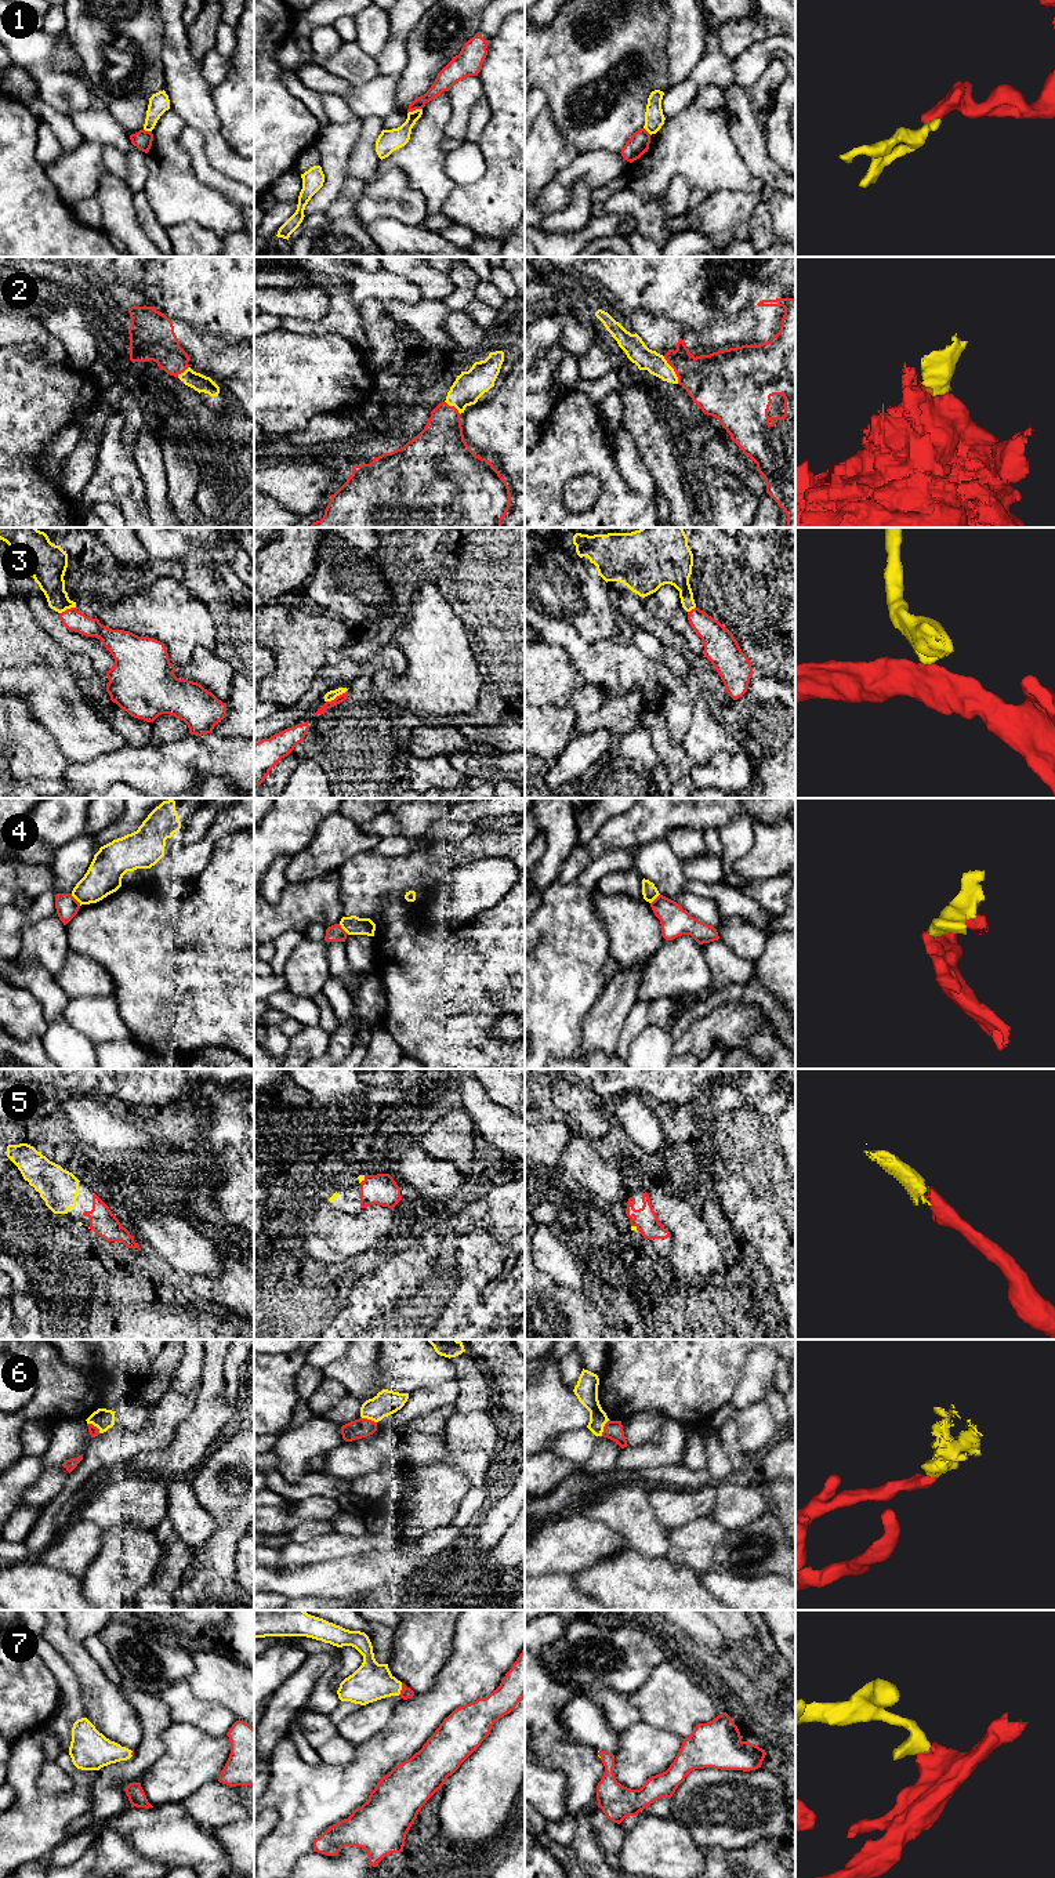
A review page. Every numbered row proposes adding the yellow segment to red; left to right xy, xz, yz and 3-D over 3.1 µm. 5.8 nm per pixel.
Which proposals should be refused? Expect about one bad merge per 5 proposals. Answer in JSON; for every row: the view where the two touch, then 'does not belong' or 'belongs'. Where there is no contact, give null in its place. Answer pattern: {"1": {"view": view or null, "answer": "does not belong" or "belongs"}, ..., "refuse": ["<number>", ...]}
{"1": {"view": "xz", "answer": "does not belong"}, "2": {"view": "yz", "answer": "belongs"}, "3": {"view": "xz", "answer": "does not belong"}, "4": {"view": "xy", "answer": "does not belong"}, "5": {"view": "xz", "answer": "belongs"}, "6": {"view": "xz", "answer": "does not belong"}, "7": {"view": "xz", "answer": "belongs"}, "refuse": ["1", "3", "4", "6"]}

